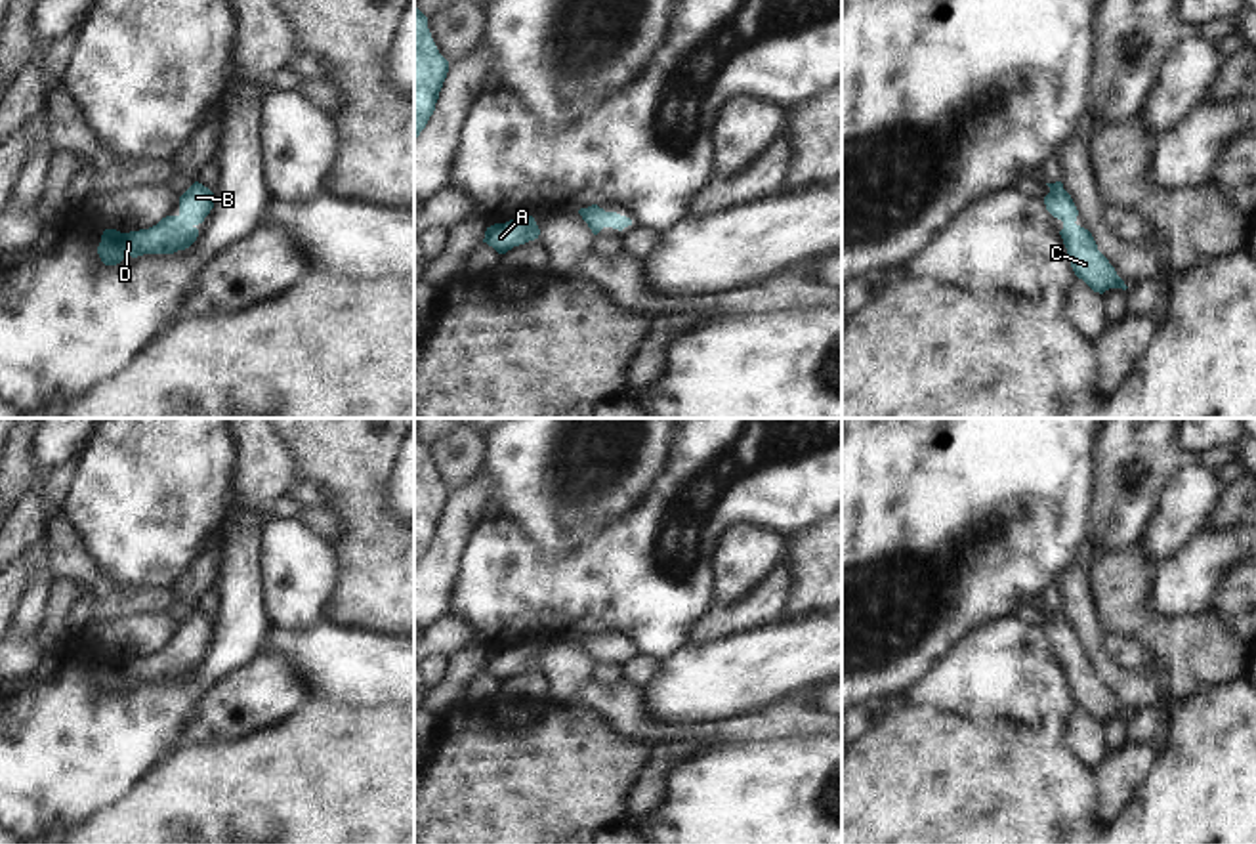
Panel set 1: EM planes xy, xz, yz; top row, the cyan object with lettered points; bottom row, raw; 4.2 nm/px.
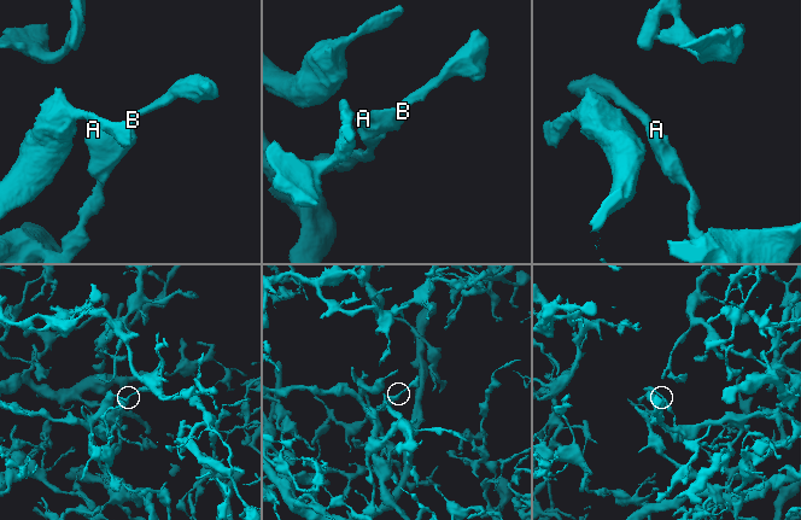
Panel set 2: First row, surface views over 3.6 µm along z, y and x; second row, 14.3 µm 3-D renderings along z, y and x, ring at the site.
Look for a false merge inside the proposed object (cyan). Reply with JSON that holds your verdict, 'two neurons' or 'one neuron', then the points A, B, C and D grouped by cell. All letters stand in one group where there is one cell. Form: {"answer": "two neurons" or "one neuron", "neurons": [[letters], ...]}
{"answer": "one neuron", "neurons": [["A", "B", "C", "D"]]}

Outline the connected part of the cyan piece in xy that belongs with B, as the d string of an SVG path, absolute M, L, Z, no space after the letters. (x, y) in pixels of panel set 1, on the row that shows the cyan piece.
M195 181L179 197L179 214L166 216L149 229L120 233L116 229L105 229L97 254L105 265L116 265L126 256L137 258L143 254L174 254L189 248L197 237L197 225L214 208L214 193L202 183Z

